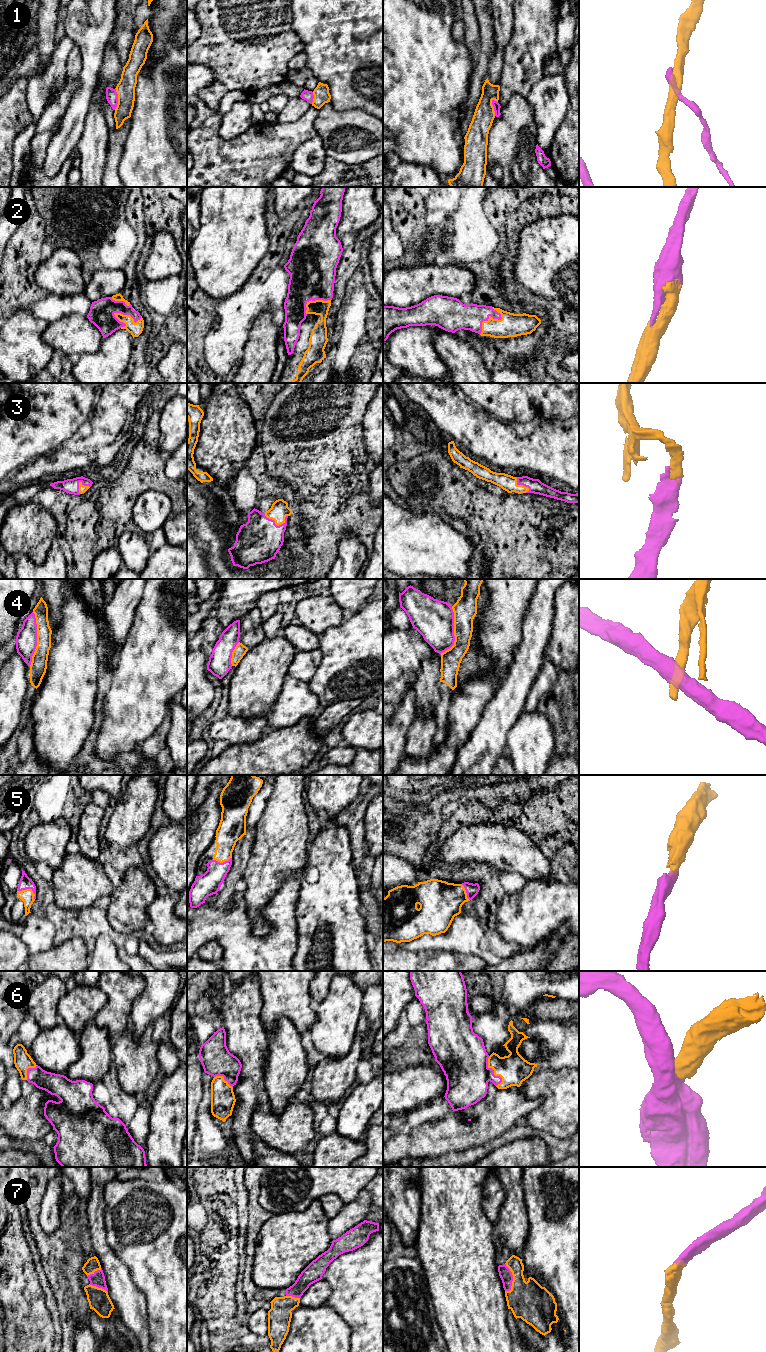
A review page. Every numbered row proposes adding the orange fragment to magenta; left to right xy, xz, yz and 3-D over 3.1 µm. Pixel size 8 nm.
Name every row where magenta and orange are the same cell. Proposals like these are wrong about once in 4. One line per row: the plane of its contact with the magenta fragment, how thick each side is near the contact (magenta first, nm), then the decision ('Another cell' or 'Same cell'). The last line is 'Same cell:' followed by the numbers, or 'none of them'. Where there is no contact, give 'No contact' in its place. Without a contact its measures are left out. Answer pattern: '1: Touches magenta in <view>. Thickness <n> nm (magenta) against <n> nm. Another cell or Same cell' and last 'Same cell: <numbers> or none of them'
1: Touches magenta in xy. Thickness 100 nm (magenta) against 150 nm. Another cell
2: Touches magenta in xy. Thickness 200 nm (magenta) against 100 nm. Same cell
3: Touches magenta in xz. Thickness 360 nm (magenta) against 150 nm. Same cell
4: Touches magenta in xy. Thickness 180 nm (magenta) against 130 nm. Another cell
5: Touches magenta in xy. Thickness 100 nm (magenta) against 110 nm. Same cell
6: Touches magenta in yz. Thickness 380 nm (magenta) against 240 nm. Same cell
7: Touches magenta in yz. Thickness 100 nm (magenta) against 300 nm. Same cell
Same cell: 2, 3, 5, 6, 7

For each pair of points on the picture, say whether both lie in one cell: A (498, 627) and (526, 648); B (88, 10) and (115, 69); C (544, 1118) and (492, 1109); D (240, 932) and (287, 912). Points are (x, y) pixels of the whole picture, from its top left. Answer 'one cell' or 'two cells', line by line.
A: one cell
B: two cells
C: two cells
D: one cell

